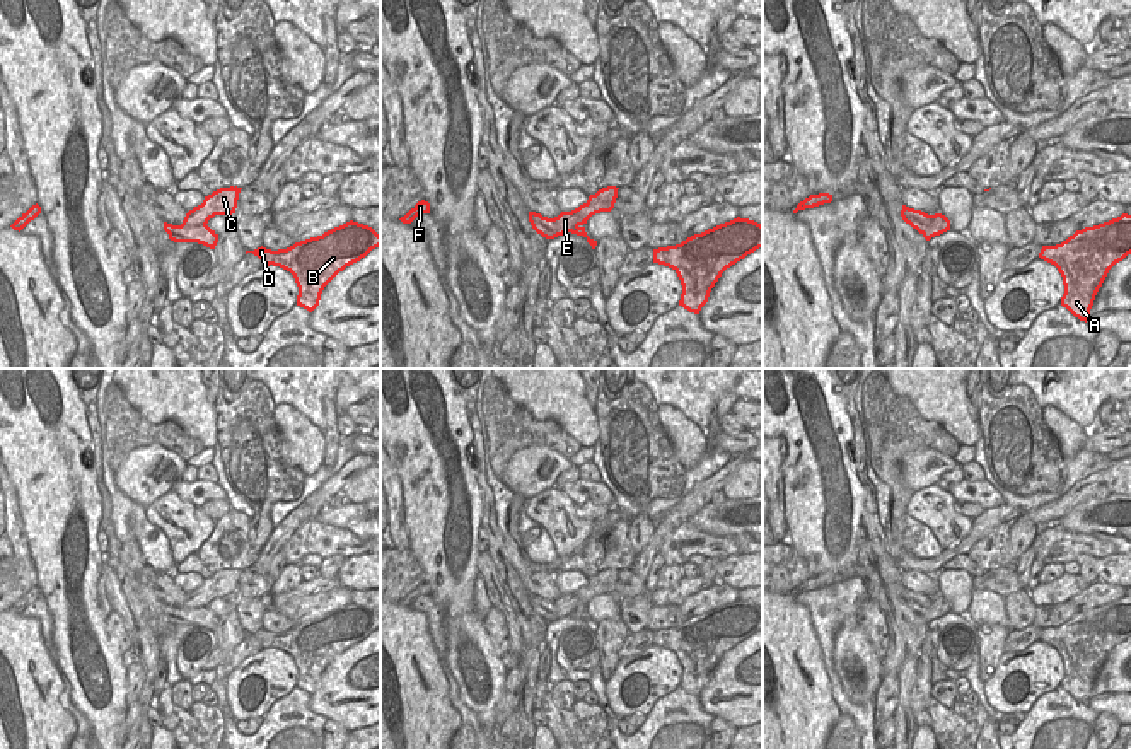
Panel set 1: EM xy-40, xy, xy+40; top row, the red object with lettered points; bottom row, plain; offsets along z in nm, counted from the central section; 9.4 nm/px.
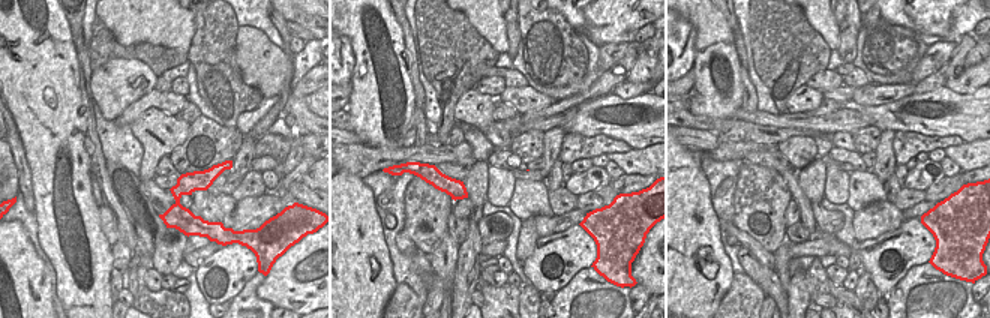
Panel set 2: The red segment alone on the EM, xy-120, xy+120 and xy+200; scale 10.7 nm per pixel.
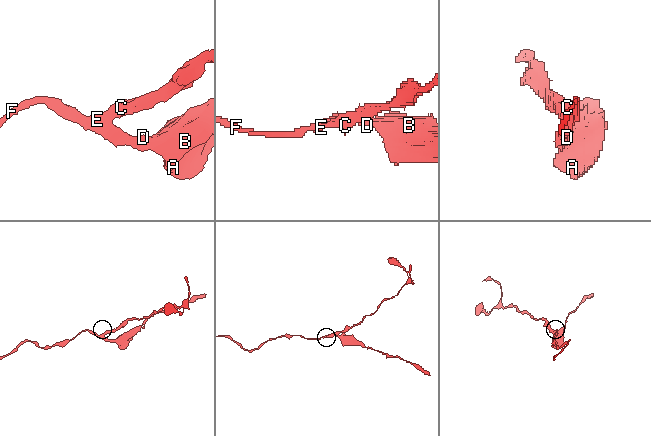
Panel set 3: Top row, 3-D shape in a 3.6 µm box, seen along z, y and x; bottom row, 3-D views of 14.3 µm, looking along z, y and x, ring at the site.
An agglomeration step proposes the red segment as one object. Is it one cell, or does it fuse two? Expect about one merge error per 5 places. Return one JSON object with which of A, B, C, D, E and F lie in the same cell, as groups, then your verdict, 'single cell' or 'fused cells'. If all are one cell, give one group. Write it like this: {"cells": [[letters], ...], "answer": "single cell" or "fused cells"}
{"cells": [["A", "B", "D", "F"], ["C", "E"]], "answer": "fused cells"}

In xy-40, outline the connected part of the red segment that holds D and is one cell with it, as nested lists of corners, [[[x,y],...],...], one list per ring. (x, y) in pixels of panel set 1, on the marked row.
[[[350,220],[287,249],[271,251],[261,246],[246,254],[258,256],[263,266],[273,265],[290,271],[299,287],[297,306],[312,312],[324,287],[379,246],[380,236],[372,227]]]

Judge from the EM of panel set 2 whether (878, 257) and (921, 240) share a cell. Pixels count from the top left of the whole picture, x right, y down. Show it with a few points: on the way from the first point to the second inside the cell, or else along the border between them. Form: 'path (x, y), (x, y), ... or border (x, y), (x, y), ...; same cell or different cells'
path (887, 248), (911, 245); same cell

